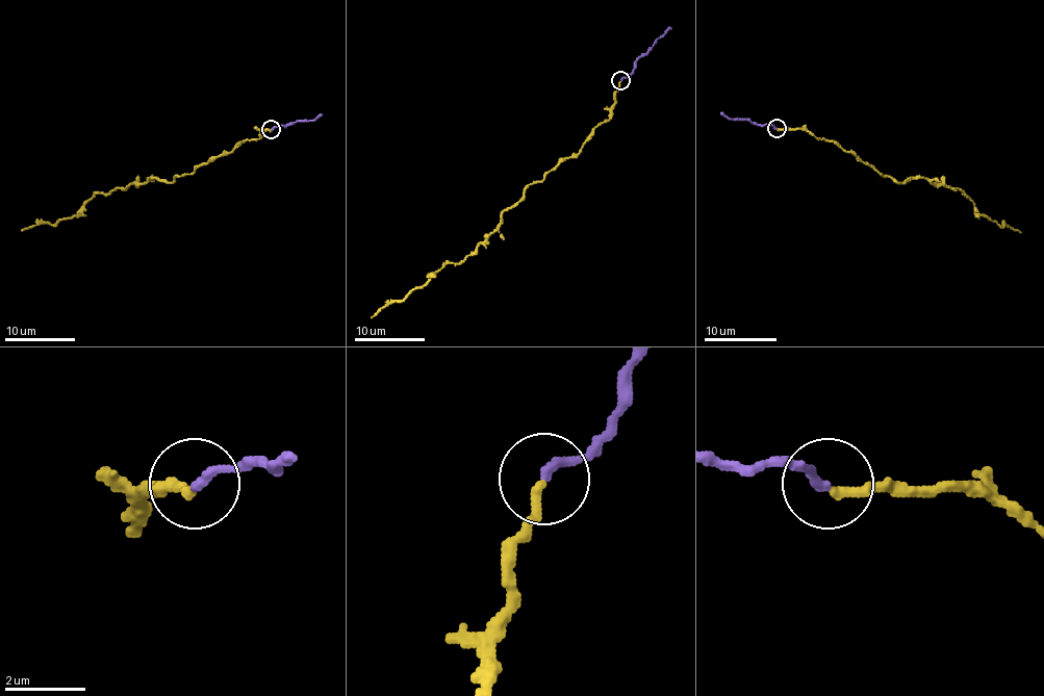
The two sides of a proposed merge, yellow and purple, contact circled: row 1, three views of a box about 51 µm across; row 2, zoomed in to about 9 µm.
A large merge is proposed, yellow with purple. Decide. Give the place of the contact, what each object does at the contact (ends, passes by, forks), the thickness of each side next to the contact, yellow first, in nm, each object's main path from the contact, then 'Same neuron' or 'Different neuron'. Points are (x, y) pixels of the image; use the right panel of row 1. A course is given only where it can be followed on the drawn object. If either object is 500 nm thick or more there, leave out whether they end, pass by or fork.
Place: (777, 128). At the ring yellow ends. At the ring purple ends. Thickness 260 nm (yellow) against 260 nm. Course of yellow: (778, 128), (803, 128), (834, 140), (897, 183), (914, 177), (943, 183), (965, 194), (989, 218), (1021, 232). Course of purple: (775, 128), (746, 119), (729, 119), (721, 111). Same neuron

